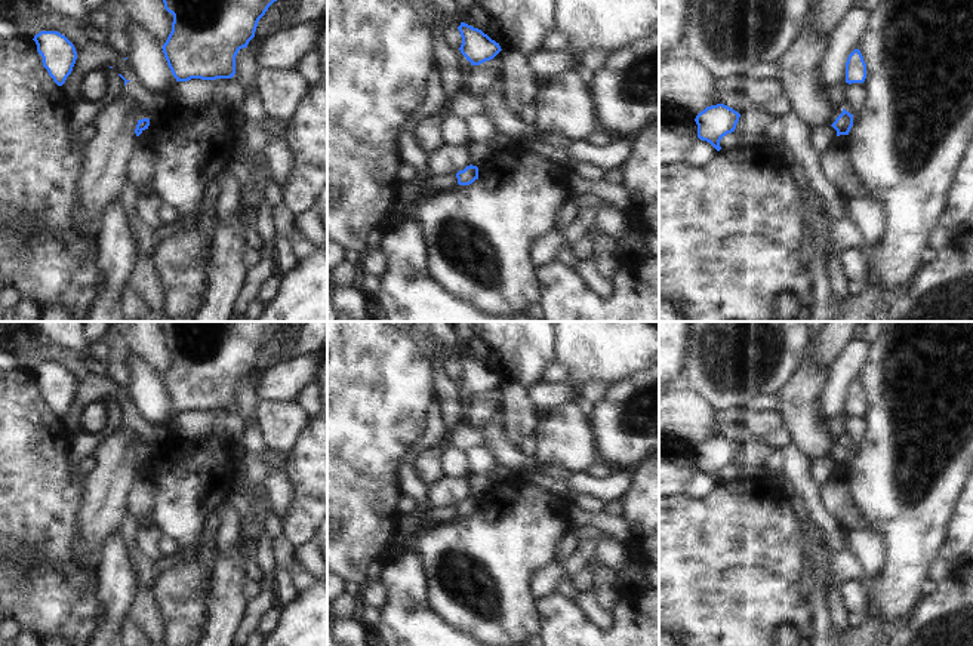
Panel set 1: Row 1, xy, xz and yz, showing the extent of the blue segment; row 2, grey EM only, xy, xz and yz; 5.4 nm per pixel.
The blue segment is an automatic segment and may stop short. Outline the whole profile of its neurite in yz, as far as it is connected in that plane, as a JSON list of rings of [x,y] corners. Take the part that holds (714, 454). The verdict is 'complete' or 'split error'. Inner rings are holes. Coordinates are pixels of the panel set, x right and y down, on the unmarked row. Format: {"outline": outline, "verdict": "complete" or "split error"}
{"outline": [[[724,436],[706,439],[695,450],[698,456],[698,470],[709,474],[720,483],[721,470],[735,464],[739,449],[740,446],[738,443]]], "verdict": "complete"}

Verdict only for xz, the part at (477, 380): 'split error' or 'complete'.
complete

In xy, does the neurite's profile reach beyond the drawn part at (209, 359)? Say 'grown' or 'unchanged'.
unchanged

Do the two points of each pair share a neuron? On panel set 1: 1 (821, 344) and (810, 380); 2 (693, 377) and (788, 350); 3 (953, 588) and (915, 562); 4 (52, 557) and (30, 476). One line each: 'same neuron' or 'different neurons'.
1: different neurons
2: same neuron
3: different neurons
4: same neuron

